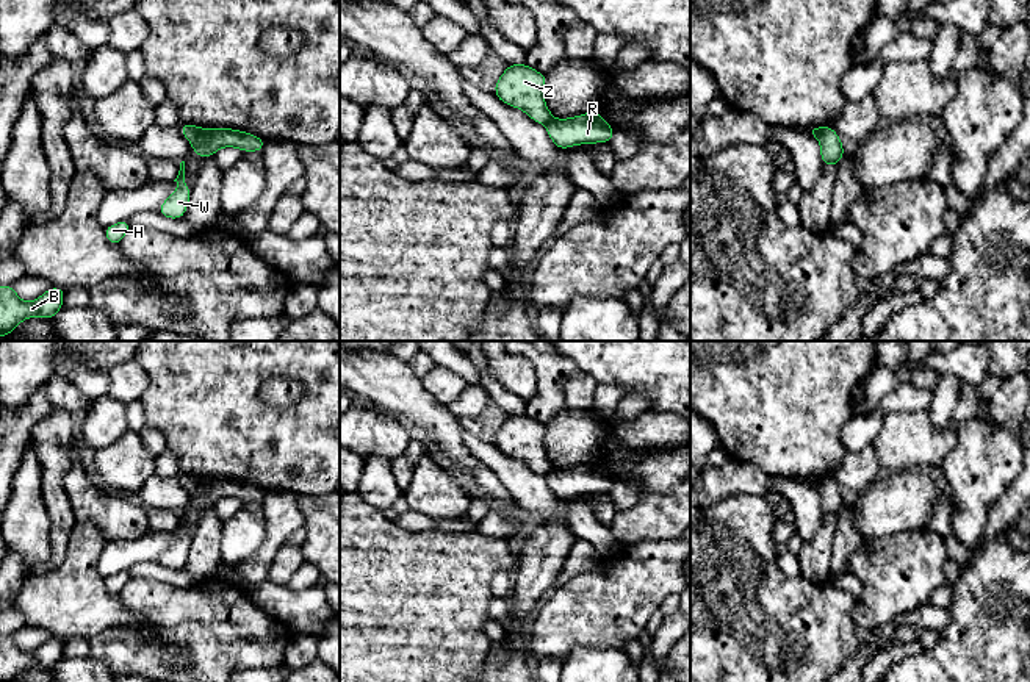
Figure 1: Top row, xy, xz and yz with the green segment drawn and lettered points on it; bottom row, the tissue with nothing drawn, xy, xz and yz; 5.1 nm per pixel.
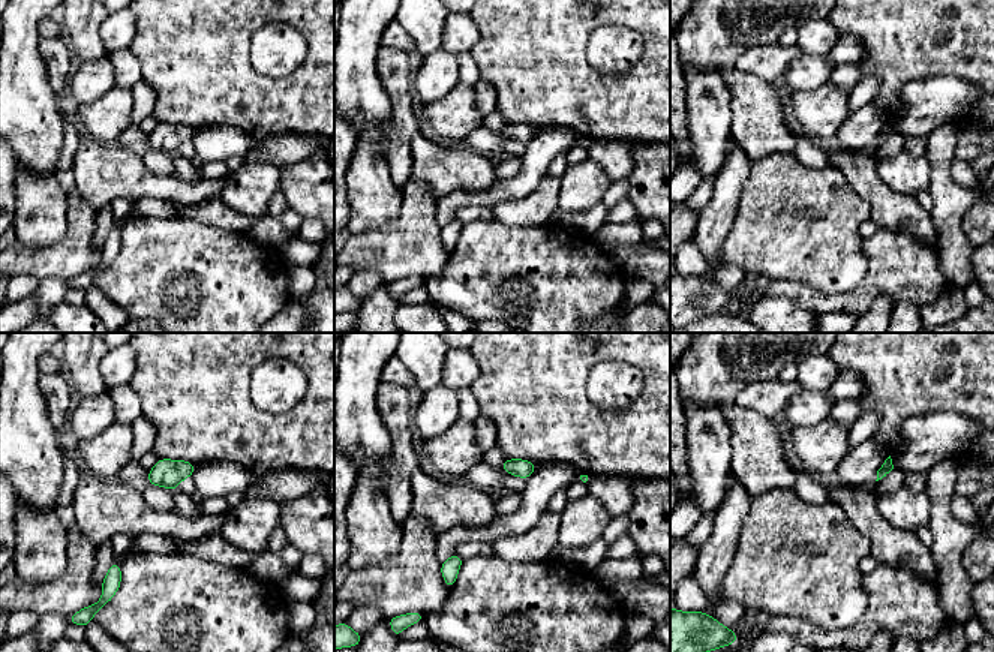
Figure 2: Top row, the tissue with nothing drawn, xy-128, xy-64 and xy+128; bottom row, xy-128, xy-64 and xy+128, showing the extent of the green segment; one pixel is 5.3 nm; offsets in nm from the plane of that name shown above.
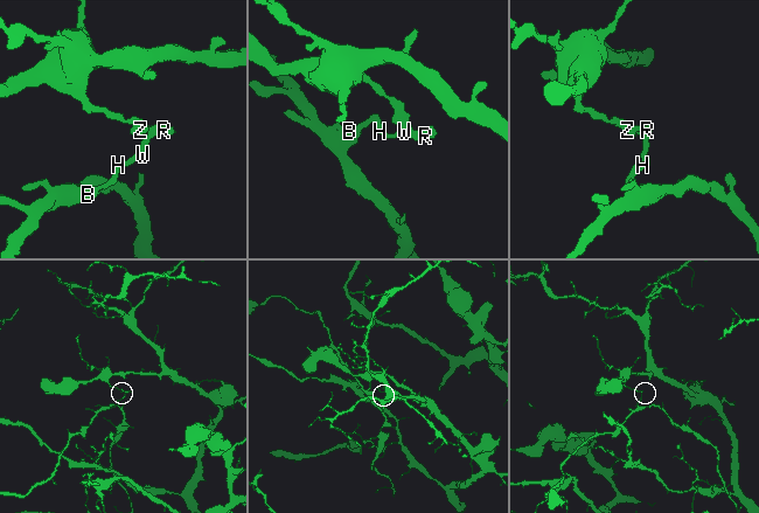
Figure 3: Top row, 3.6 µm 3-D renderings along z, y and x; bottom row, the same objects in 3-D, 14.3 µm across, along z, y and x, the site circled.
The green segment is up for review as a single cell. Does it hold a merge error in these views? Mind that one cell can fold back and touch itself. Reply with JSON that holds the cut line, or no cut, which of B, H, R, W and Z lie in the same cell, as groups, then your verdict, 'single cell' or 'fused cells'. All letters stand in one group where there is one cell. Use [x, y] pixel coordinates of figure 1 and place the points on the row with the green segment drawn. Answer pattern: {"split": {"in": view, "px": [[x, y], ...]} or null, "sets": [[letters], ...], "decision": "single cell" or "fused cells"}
{"split": {"in": "xy", "px": [[201, 129], [193, 144]]}, "sets": [["B", "H", "R", "W"], ["Z"]], "decision": "fused cells"}

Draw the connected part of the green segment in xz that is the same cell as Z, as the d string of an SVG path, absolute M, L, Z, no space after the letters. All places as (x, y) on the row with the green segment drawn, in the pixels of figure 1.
M509 64L495 83L495 95L524 111L534 122L546 125L554 117L545 102L545 84L546 75L528 64Z

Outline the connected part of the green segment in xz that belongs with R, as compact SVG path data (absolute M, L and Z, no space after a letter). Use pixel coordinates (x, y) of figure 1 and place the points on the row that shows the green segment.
M596 109L587 114L567 119L551 119L546 124L549 139L565 150L571 145L610 142L615 130L601 117Z

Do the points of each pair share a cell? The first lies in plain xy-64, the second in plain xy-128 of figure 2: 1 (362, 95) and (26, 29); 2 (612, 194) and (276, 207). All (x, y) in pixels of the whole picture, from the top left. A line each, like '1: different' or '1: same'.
1: same
2: same

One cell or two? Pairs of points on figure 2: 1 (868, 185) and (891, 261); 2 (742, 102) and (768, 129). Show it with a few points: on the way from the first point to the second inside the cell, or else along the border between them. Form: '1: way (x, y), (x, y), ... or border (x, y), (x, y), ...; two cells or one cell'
1: border (880, 227), (903, 230), (915, 236); two cells
2: way (748, 108), (762, 123); one cell

